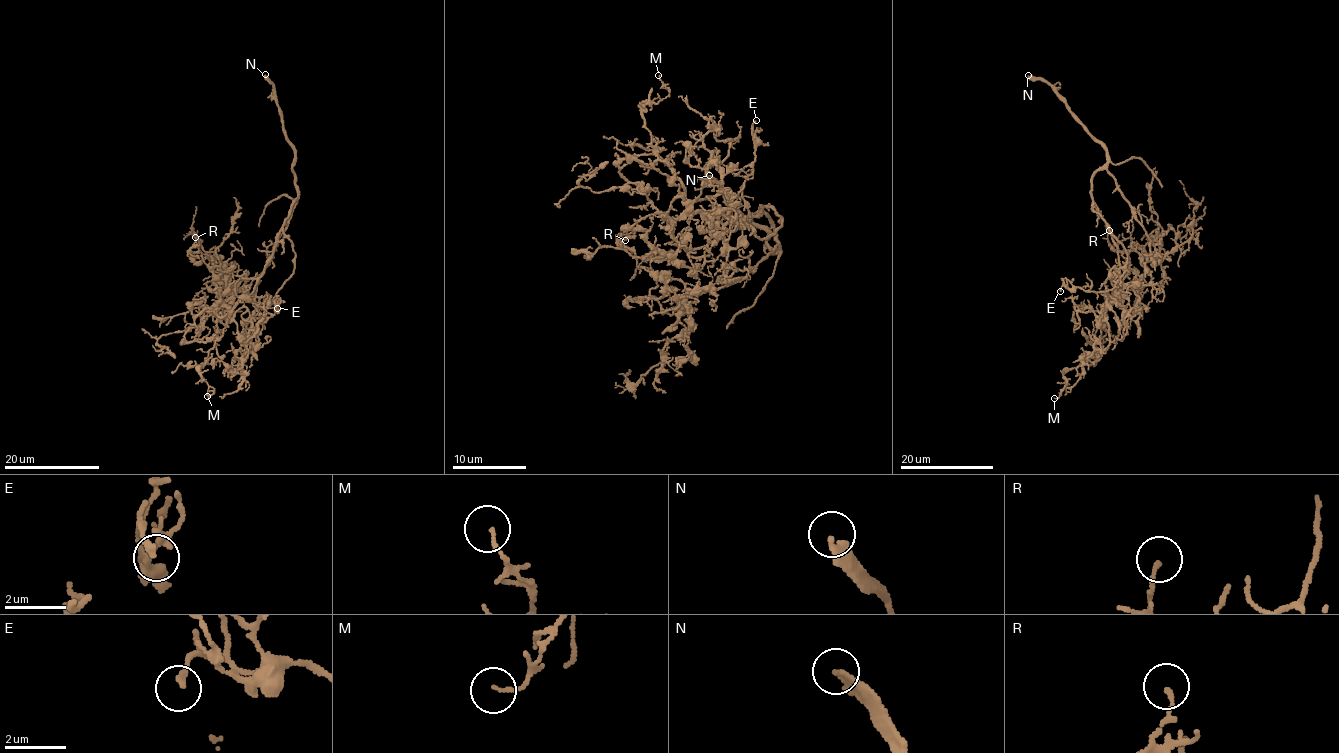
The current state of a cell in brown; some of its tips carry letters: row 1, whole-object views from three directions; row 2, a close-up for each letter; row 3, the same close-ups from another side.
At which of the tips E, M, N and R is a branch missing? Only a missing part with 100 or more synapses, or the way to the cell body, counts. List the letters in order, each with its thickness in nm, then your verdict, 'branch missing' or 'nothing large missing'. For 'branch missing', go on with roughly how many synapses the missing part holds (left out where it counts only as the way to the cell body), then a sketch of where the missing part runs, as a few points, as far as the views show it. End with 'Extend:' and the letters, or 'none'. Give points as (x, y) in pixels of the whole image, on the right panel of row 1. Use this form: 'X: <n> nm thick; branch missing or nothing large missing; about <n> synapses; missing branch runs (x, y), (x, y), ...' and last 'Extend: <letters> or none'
E: 180 nm thick; nothing large missing
M: 100 nm thick; nothing large missing
N: 300 nm thick; branch missing; about 950 synapses; missing branch runs (1028, 75), (1029, 67), (1045, 52), (1061, 48), (1076, 38), (1102, 65), (1115, 91), (1135, 100), (1139, 109)
R: 120 nm thick; nothing large missing
Extend: N

